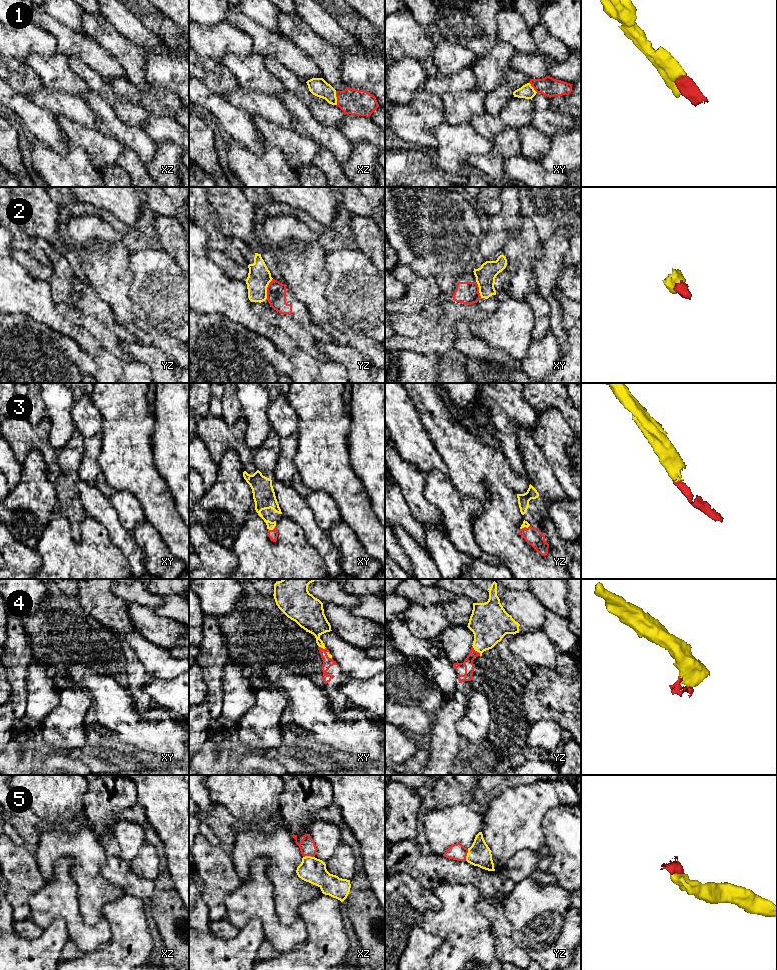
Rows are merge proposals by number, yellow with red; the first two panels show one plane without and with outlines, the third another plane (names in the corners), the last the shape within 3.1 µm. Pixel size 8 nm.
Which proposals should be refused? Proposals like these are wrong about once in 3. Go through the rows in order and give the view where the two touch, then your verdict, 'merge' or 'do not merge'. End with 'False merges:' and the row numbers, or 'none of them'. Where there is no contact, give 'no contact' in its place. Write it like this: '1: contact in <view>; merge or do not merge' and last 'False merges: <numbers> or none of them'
1: contact in xz; merge
2: contact in yz; do not merge
3: contact in xy; merge
4: contact in yz; merge
5: contact in xz; merge
False merges: 2

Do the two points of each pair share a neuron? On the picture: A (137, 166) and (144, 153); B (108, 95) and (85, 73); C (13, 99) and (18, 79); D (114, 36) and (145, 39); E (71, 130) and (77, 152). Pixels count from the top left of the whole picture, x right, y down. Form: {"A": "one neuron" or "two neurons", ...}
{"A": "two neurons", "B": "one neuron", "C": "two neurons", "D": "two neurons", "E": "two neurons"}

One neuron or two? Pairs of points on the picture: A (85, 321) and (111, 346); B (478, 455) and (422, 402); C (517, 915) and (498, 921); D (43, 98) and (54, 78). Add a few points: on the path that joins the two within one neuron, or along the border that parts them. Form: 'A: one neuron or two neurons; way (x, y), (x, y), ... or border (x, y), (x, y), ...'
A: one neuron; way (92, 324), (107, 339)
B: one neuron; way (464, 443), (436, 415)
C: two neurons; border (503, 911), (506, 919), (511, 924), (511, 936)
D: two neurons; border (43, 84), (51, 90), (71, 94)

